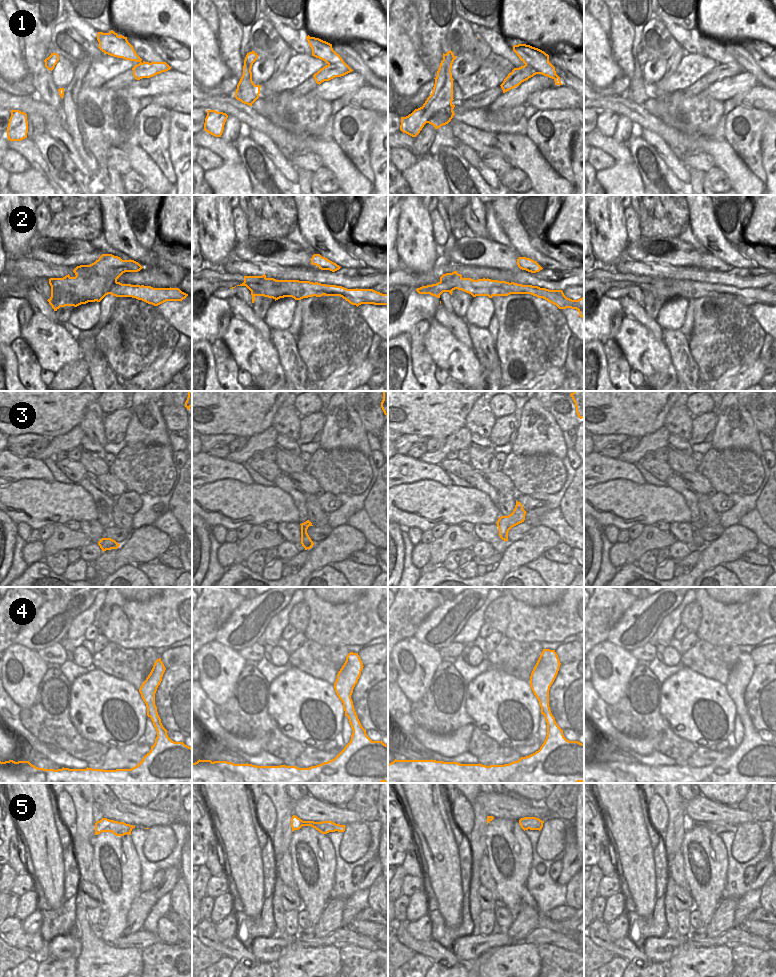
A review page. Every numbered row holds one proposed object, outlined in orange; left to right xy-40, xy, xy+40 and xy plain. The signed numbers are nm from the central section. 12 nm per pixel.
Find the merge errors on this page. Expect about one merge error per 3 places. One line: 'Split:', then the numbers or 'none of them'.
Split: 1, 2

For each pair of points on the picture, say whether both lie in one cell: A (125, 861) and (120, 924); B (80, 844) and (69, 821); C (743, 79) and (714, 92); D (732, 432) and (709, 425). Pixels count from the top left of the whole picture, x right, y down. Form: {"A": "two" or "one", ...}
{"A": "one", "B": "two", "C": "one", "D": "two"}

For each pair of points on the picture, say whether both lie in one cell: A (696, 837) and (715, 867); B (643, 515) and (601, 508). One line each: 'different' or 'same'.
A: same
B: same

